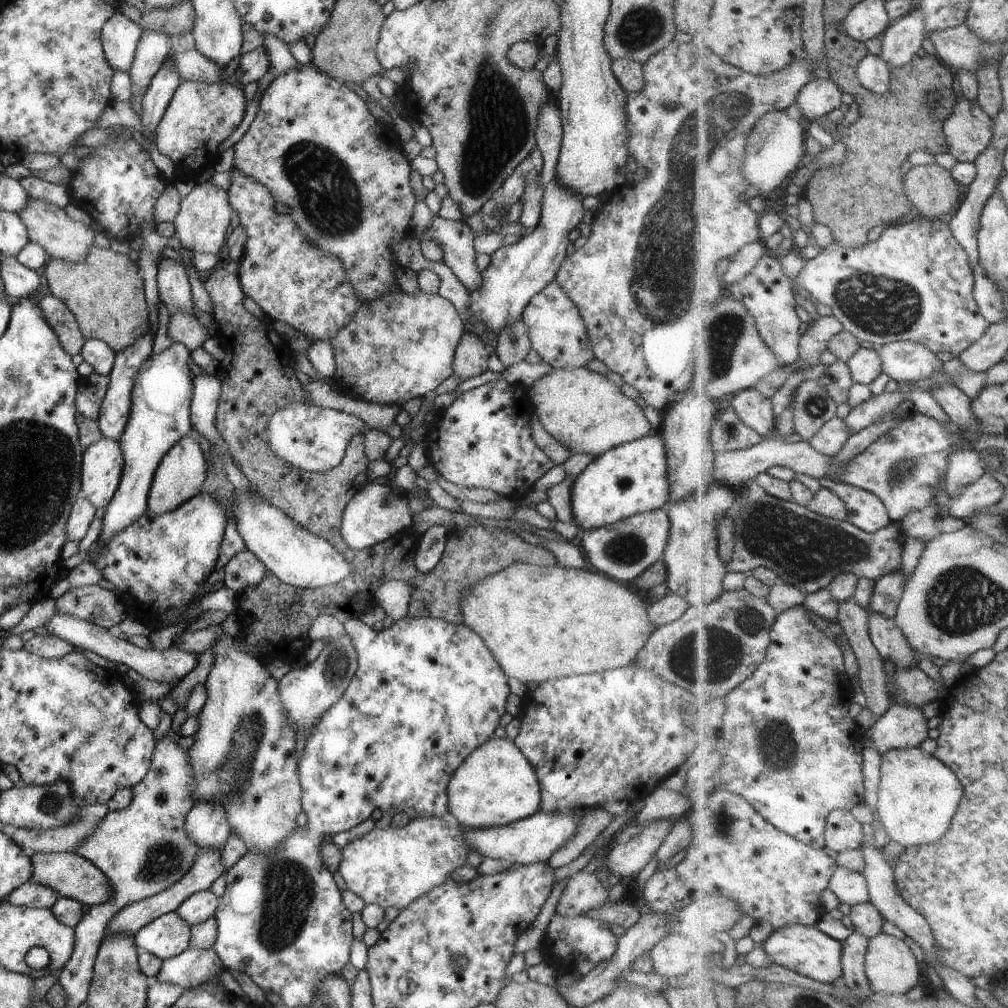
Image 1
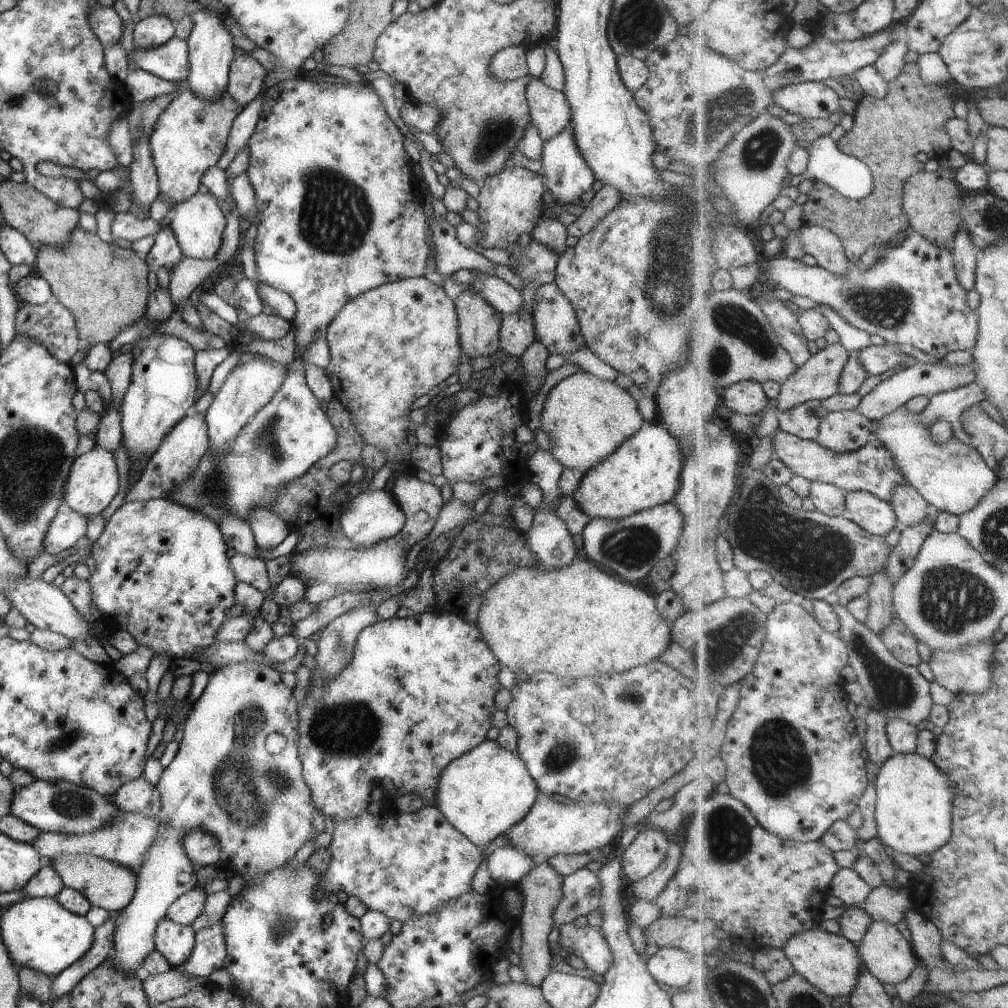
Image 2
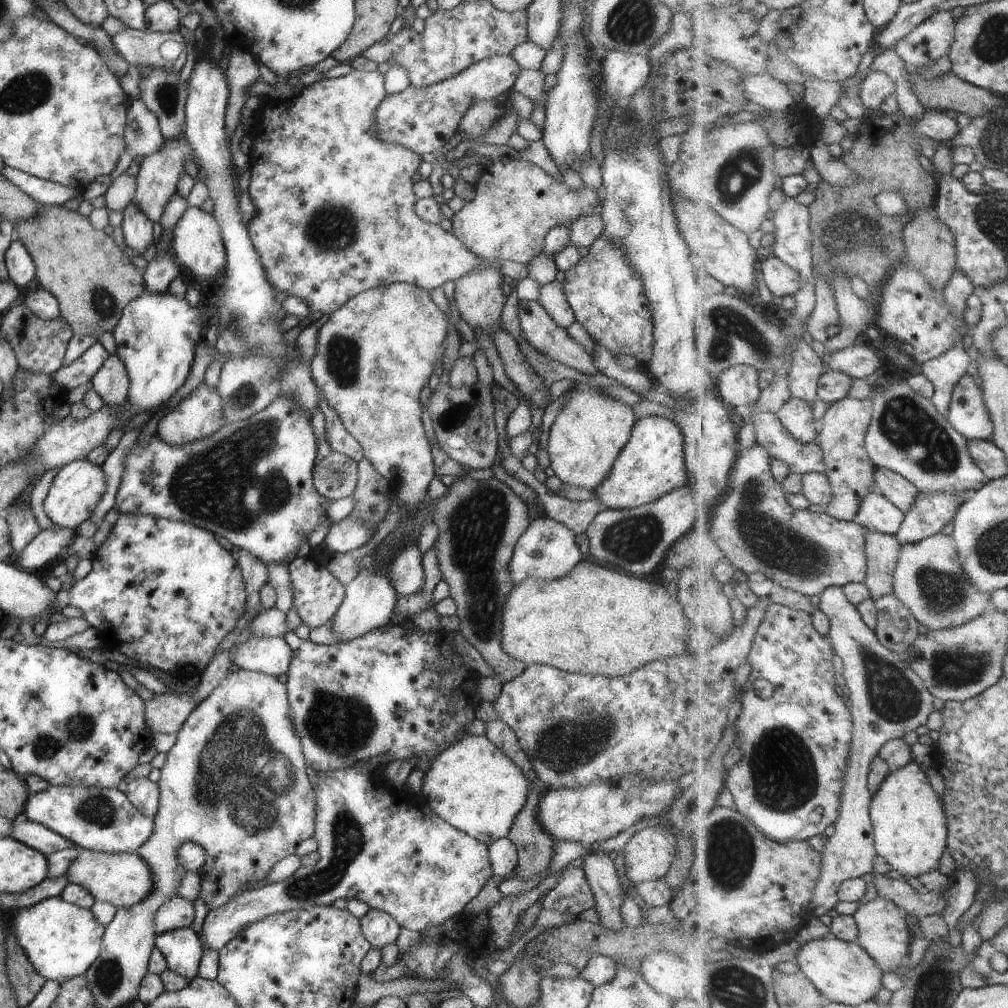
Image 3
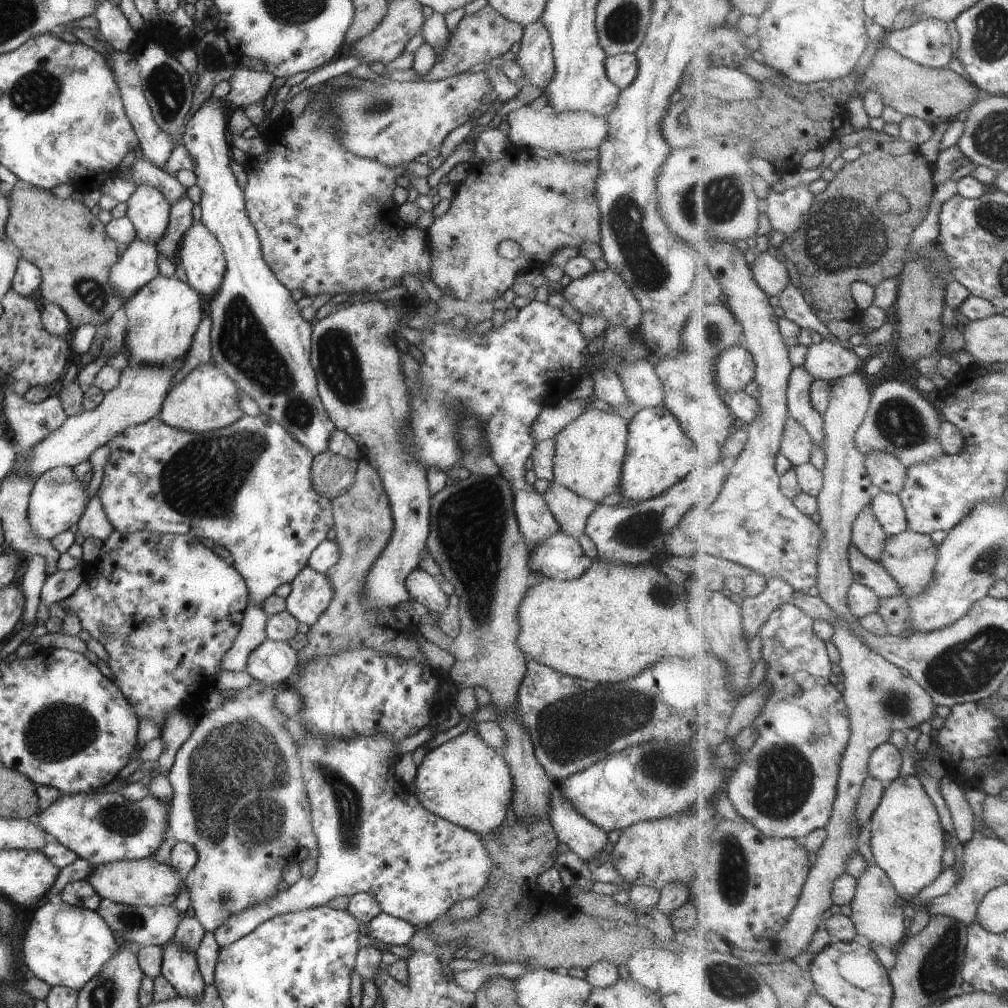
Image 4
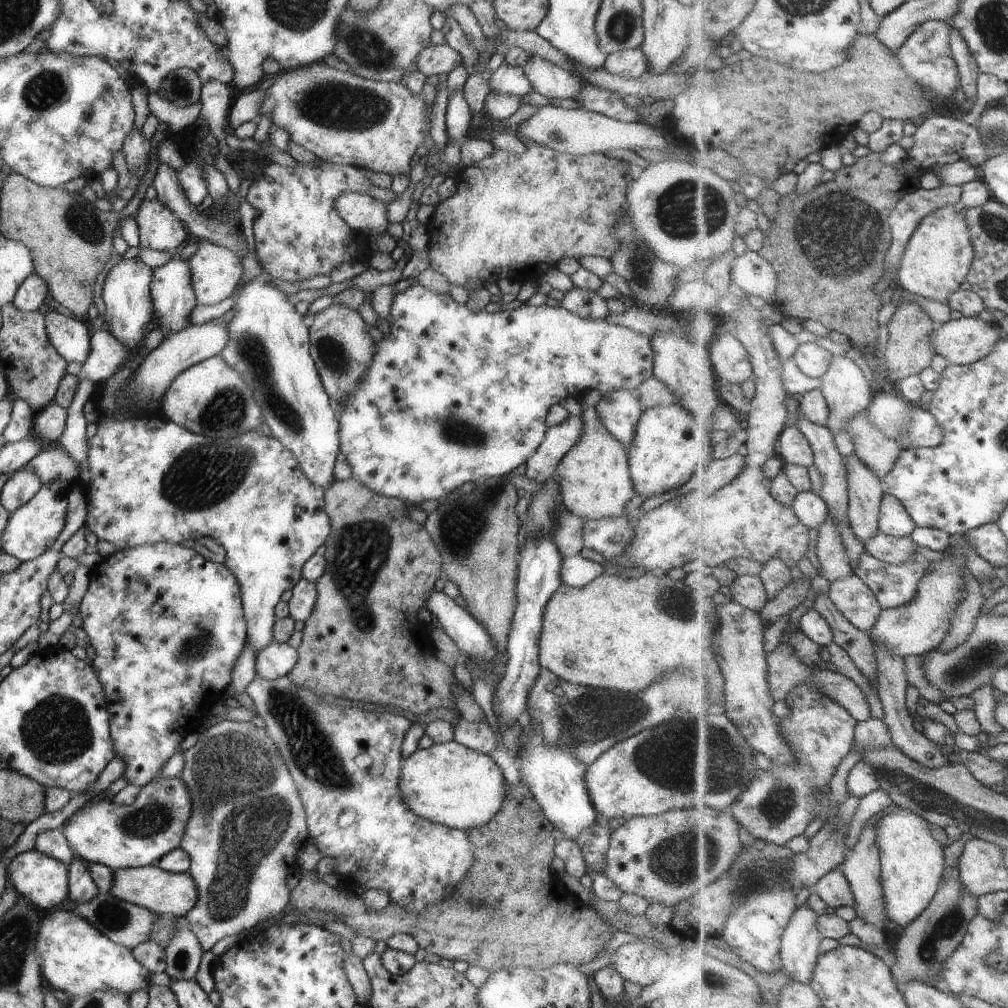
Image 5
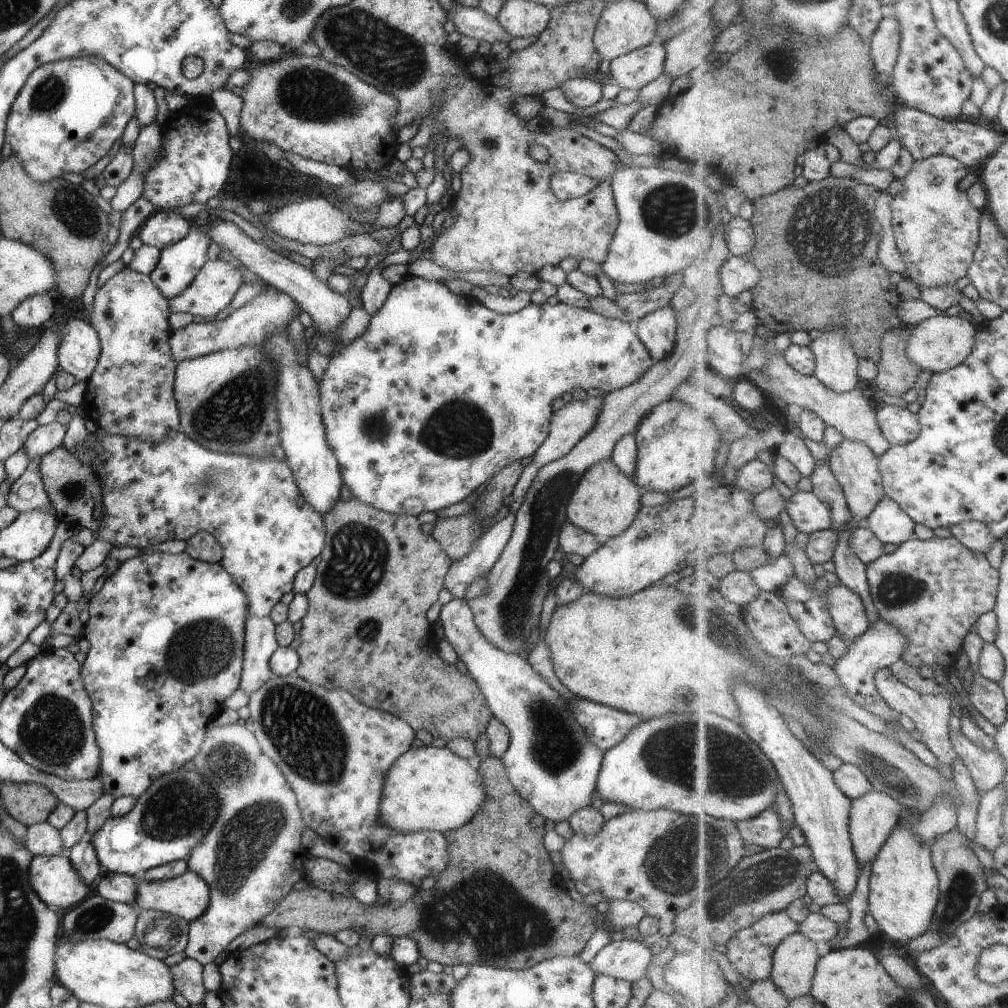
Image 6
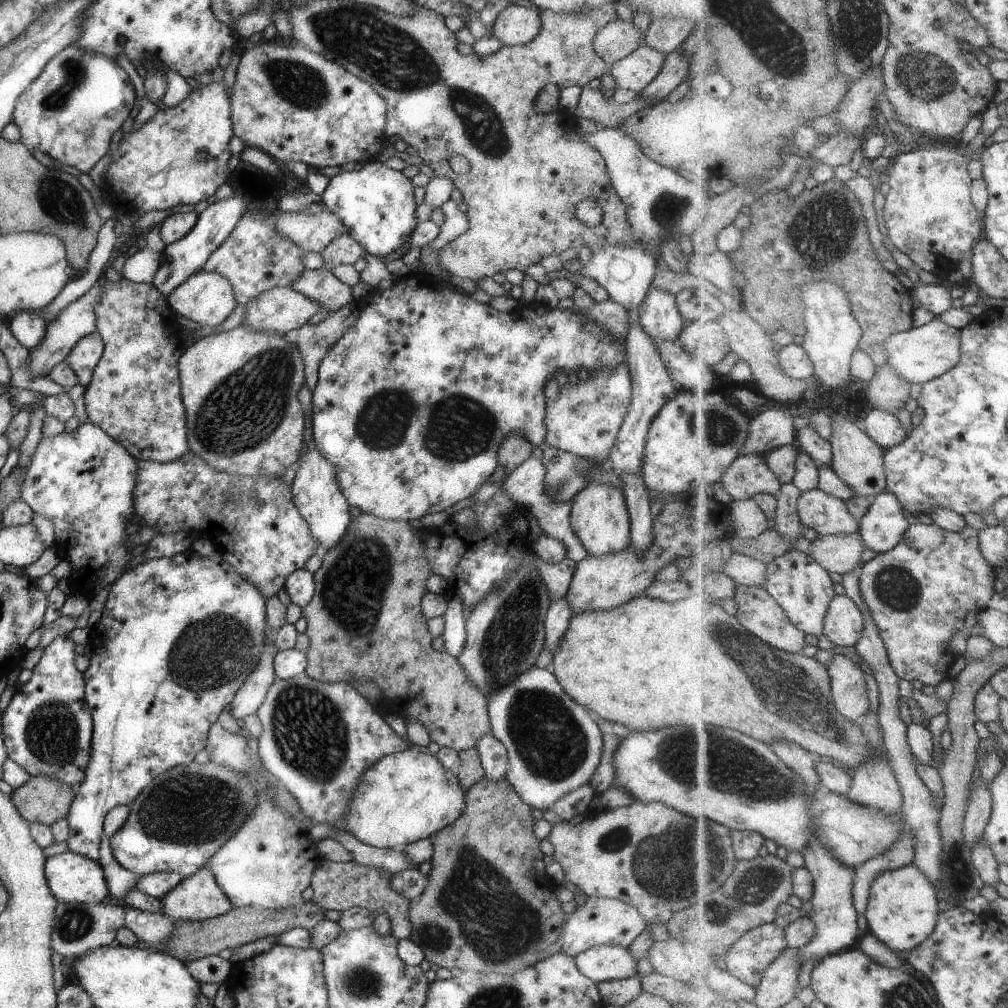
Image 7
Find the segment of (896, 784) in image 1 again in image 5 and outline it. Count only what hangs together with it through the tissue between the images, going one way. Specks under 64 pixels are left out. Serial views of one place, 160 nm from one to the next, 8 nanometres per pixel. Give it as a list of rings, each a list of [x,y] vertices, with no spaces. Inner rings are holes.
[[[897,804],[887,814],[883,811],[878,824],[878,845],[882,860],[882,885],[886,907],[893,928],[905,929],[929,908],[944,878],[943,847],[933,836],[933,828],[914,810]]]

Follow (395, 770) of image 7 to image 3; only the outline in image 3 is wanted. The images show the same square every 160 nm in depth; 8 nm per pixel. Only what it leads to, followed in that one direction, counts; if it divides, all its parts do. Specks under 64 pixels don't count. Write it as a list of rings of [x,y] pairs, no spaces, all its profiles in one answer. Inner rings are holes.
[[[467,735],[466,737],[457,739],[451,746],[444,748],[431,762],[429,768],[427,768],[424,777],[422,778],[423,784],[421,790],[421,796],[427,800],[428,807],[437,815],[439,818],[442,818],[445,822],[448,822],[453,828],[460,830],[489,846],[494,840],[505,837],[511,824],[513,824],[514,818],[517,816],[517,813],[520,811],[520,808],[523,808],[523,804],[526,801],[526,794],[528,791],[528,780],[526,775],[522,770],[510,759],[505,756],[505,753],[496,746],[484,735],[484,736],[475,736]]]

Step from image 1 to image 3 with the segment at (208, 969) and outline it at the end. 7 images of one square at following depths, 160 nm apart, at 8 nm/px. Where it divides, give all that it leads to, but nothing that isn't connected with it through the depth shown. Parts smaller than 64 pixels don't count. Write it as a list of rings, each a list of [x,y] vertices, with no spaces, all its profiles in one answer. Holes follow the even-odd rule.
[[[360,761],[357,765],[352,765],[344,769],[334,769],[329,773],[317,773],[317,784],[314,790],[315,795],[315,820],[314,831],[312,837],[317,843],[317,854],[320,856],[317,862],[311,868],[299,868],[281,882],[270,883],[261,888],[243,889],[236,895],[230,896],[222,905],[219,905],[213,910],[207,911],[198,928],[200,943],[207,949],[217,951],[228,941],[231,940],[243,927],[246,927],[252,922],[262,919],[264,916],[280,913],[290,910],[301,910],[309,908],[313,905],[330,905],[337,898],[348,900],[349,898],[357,898],[362,900],[370,909],[377,909],[386,912],[389,916],[395,919],[395,922],[401,929],[409,929],[413,932],[423,933],[426,928],[431,928],[441,924],[447,918],[462,912],[463,906],[473,898],[489,878],[493,878],[492,868],[488,859],[488,846],[467,836],[464,832],[453,828],[448,822],[439,818],[427,804],[427,800],[423,796],[411,796],[403,792],[391,791],[390,787],[386,787],[381,782],[381,773],[369,778],[367,774],[361,772],[361,766],[366,761]]]

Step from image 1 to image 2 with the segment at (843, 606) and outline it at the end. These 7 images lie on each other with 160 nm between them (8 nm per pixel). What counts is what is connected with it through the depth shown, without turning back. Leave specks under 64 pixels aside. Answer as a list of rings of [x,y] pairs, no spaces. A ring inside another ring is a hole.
[[[869,708],[866,719],[865,750],[869,754],[869,758],[879,766],[887,762],[887,759],[898,754],[890,745],[886,733],[887,723],[888,720],[884,714]]]

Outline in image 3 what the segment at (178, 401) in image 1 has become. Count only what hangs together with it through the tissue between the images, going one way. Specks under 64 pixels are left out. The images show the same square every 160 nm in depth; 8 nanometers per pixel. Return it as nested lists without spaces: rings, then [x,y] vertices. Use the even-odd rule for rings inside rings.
[[[168,291],[164,293],[141,293],[137,298],[130,300],[122,310],[117,324],[111,334],[116,344],[116,355],[121,359],[129,379],[127,402],[134,413],[154,410],[155,414],[167,400],[179,390],[187,380],[192,367],[194,346],[201,338],[202,323],[195,307],[192,307],[184,298],[177,298]]]

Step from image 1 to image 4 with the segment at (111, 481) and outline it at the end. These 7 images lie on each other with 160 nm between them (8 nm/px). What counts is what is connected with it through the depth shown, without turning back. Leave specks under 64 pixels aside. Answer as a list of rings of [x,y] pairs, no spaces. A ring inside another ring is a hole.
[[[57,466],[44,471],[32,485],[31,493],[28,499],[27,519],[28,527],[32,534],[41,539],[50,540],[59,533],[68,529],[73,529],[84,513],[84,507],[87,501],[87,486],[83,485],[71,470],[71,467]]]

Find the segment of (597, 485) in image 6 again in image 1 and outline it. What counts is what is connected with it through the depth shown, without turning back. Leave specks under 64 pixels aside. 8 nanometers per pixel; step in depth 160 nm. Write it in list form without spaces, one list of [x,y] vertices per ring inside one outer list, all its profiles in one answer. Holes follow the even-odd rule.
[[[585,367],[551,369],[524,391],[534,404],[543,430],[571,454],[584,452],[596,457],[615,445],[644,437],[652,431],[633,399],[627,398],[605,375]]]

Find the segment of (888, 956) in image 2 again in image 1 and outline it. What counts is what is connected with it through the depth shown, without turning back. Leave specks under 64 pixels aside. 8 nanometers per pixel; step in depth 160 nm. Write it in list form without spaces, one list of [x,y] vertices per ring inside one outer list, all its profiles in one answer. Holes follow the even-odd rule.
[[[883,932],[869,940],[866,954],[866,975],[870,980],[873,993],[878,992],[884,996],[907,994],[909,990],[919,985],[922,966],[905,940]]]

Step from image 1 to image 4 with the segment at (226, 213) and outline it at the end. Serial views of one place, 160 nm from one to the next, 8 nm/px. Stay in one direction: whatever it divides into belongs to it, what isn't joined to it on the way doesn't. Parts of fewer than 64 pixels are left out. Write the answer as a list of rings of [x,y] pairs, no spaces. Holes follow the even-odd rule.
[[[200,223],[187,228],[179,246],[179,265],[186,275],[186,284],[203,296],[212,296],[219,289],[226,261],[215,236]]]

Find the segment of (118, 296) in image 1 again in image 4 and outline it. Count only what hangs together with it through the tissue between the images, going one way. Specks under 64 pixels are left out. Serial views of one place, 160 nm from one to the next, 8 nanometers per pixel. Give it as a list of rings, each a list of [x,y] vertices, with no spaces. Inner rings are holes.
[[[32,186],[11,188],[7,198],[9,215],[3,234],[21,251],[21,258],[40,271],[40,296],[46,303],[52,303],[63,310],[72,331],[85,324],[96,328],[107,323],[113,312],[123,305],[122,300],[116,297],[108,284],[109,270],[117,261],[118,245],[106,236],[104,226],[97,216],[81,201],[74,200],[71,196],[59,199],[52,196],[48,190],[43,191]]]

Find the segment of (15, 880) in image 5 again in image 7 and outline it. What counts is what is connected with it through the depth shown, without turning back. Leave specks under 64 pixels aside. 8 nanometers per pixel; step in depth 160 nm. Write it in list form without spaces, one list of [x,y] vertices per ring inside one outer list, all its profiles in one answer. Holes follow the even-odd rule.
[[[71,851],[54,854],[45,859],[43,874],[47,888],[59,903],[98,903],[107,896],[105,878],[97,861],[73,854]]]

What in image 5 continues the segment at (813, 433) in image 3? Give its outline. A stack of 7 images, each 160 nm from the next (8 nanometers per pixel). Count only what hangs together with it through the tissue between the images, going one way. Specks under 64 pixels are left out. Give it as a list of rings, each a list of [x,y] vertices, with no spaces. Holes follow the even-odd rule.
[[[788,424],[779,437],[777,455],[785,463],[795,463],[809,468],[814,464],[814,452],[807,437],[797,428]]]

